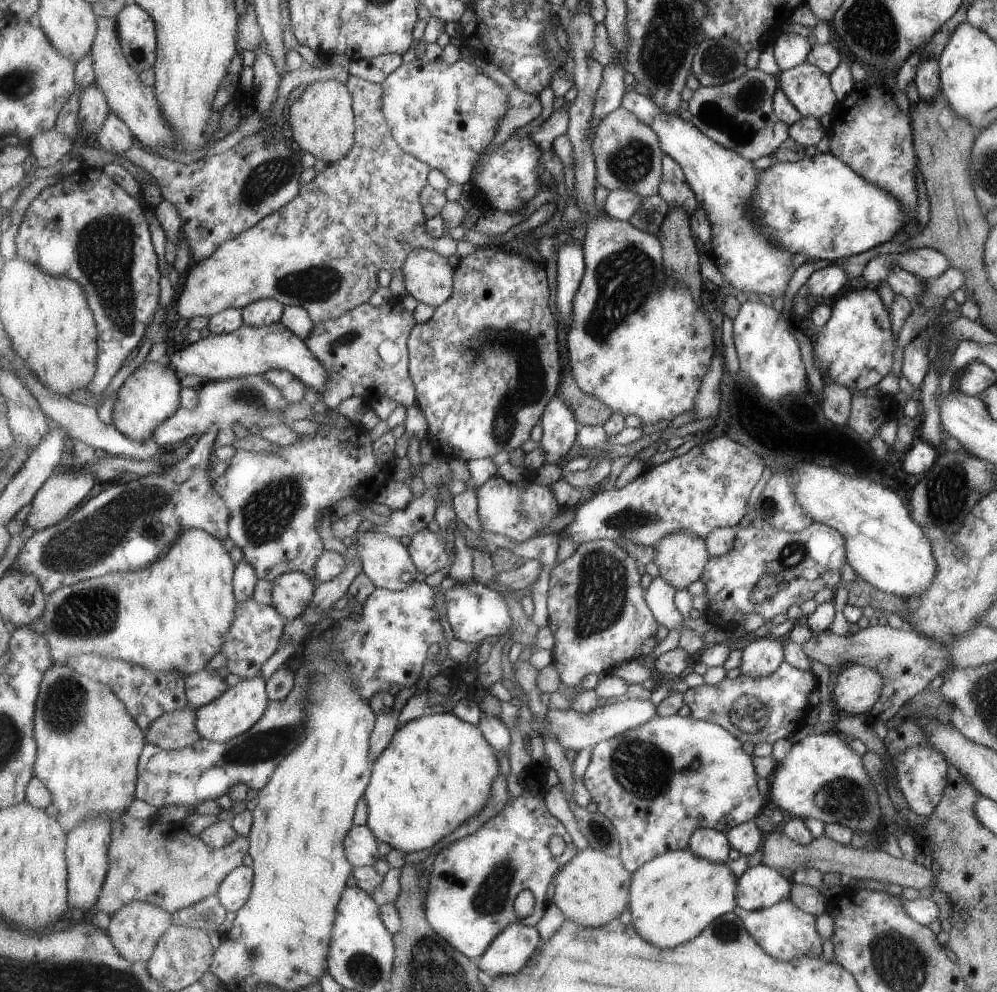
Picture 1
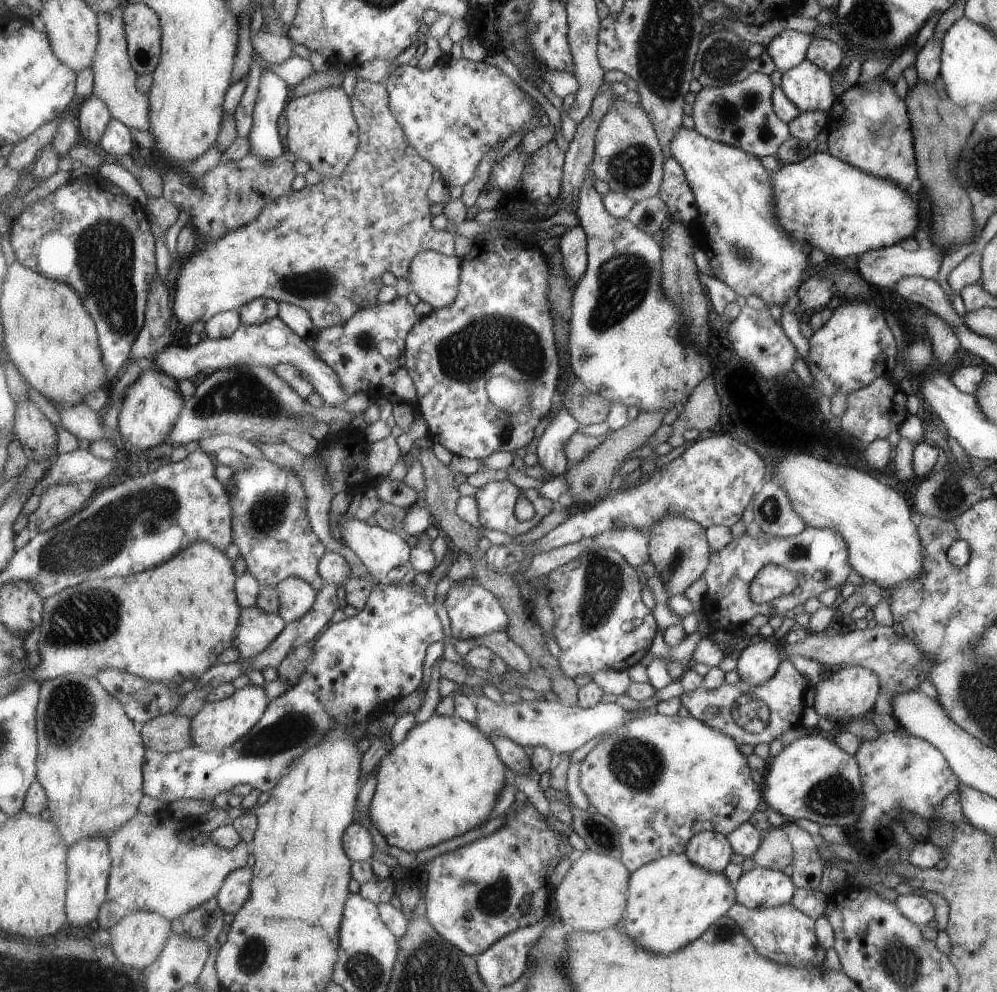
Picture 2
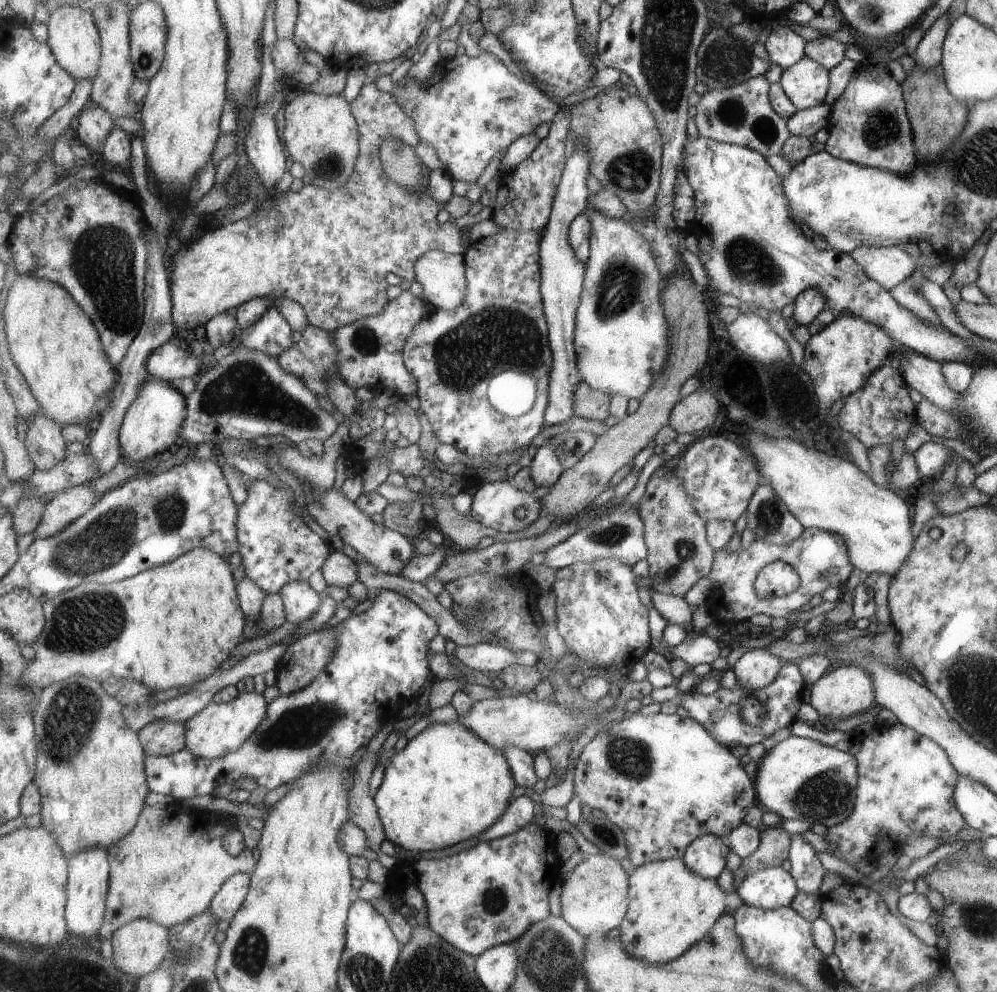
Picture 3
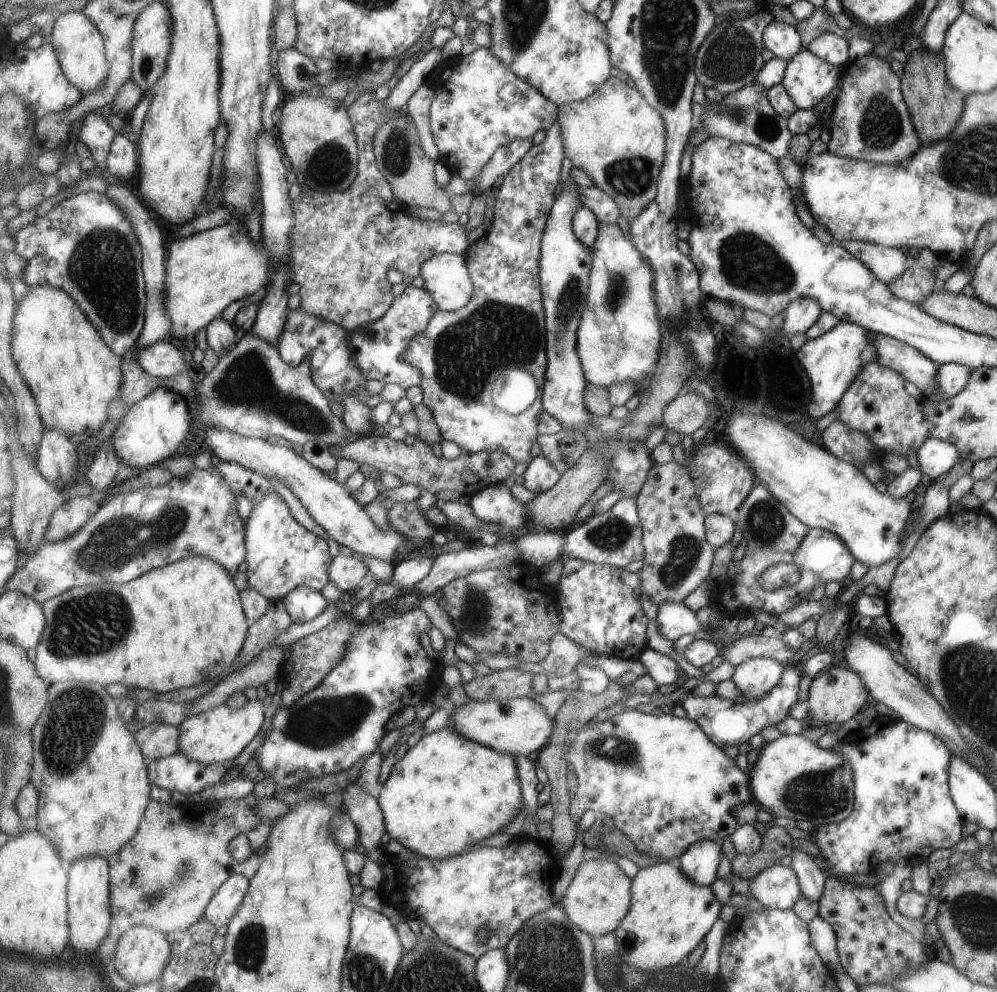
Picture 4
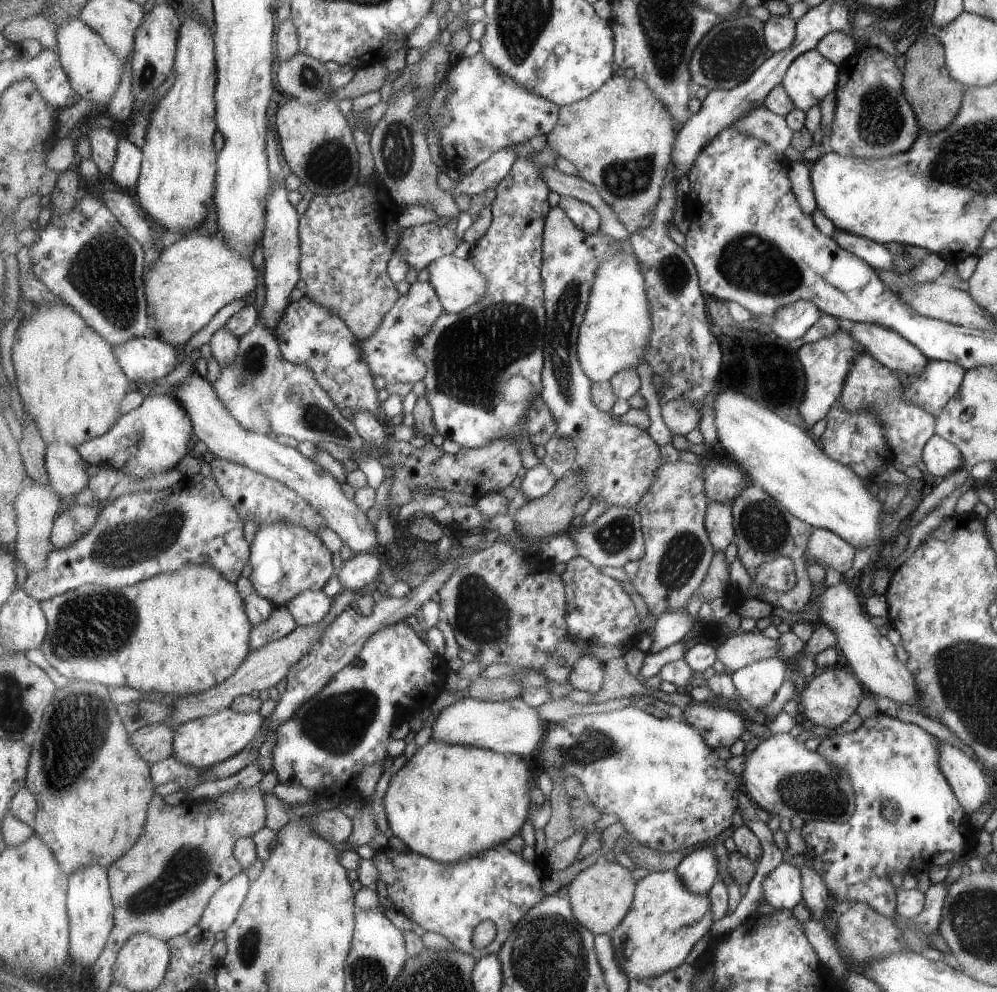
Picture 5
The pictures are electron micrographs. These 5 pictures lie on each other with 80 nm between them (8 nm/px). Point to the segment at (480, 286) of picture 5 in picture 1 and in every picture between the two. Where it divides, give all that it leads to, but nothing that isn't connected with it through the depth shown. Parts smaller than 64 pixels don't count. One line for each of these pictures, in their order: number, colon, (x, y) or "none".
1: (429, 278)
2: (436, 278)
3: (442, 275)
4: (447, 276)

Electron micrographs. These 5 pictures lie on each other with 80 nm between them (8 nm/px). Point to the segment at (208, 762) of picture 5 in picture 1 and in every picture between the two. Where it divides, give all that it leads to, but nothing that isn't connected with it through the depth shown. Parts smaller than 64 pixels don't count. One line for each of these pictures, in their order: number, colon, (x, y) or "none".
1: (242, 705)
2: (220, 724)
3: (219, 729)
4: (220, 734)

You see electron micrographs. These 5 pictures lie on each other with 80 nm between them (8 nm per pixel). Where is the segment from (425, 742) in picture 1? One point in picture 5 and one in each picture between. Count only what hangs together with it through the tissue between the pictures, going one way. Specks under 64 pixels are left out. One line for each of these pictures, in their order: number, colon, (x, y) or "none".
2: (444, 779)
3: (447, 785)
4: (446, 793)
5: (449, 802)

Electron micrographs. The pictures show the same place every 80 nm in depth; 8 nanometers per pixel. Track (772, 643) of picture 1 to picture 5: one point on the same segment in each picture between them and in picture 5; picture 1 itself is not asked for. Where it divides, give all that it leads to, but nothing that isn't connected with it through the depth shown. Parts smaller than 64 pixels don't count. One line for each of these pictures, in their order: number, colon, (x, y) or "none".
2: (758, 662)
3: (755, 669)
4: (754, 677)
5: (757, 682)

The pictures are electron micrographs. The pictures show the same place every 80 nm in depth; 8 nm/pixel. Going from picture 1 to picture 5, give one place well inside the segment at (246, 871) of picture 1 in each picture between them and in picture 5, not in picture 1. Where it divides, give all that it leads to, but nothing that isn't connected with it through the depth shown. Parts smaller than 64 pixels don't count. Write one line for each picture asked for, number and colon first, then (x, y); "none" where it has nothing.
2: (234, 893)
3: (230, 898)
4: (225, 904)
5: (220, 915)

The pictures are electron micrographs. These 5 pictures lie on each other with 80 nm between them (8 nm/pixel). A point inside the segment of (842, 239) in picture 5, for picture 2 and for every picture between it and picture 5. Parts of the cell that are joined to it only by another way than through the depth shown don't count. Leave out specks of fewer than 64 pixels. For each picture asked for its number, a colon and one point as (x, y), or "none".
2: (883, 267)
3: (887, 266)
4: (885, 263)

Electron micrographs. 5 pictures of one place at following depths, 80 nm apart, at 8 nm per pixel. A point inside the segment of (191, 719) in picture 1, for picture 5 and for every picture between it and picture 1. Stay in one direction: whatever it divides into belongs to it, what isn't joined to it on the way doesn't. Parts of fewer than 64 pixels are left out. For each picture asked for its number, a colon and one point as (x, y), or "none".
2: (170, 732)
3: (159, 737)
4: (158, 740)
5: (156, 742)

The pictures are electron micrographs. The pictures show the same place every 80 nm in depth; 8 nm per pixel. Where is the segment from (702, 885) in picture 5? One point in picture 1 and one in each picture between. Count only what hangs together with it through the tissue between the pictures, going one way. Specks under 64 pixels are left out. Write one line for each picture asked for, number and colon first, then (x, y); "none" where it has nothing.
1: (713, 845)
2: (711, 850)
3: (708, 855)
4: (701, 862)

